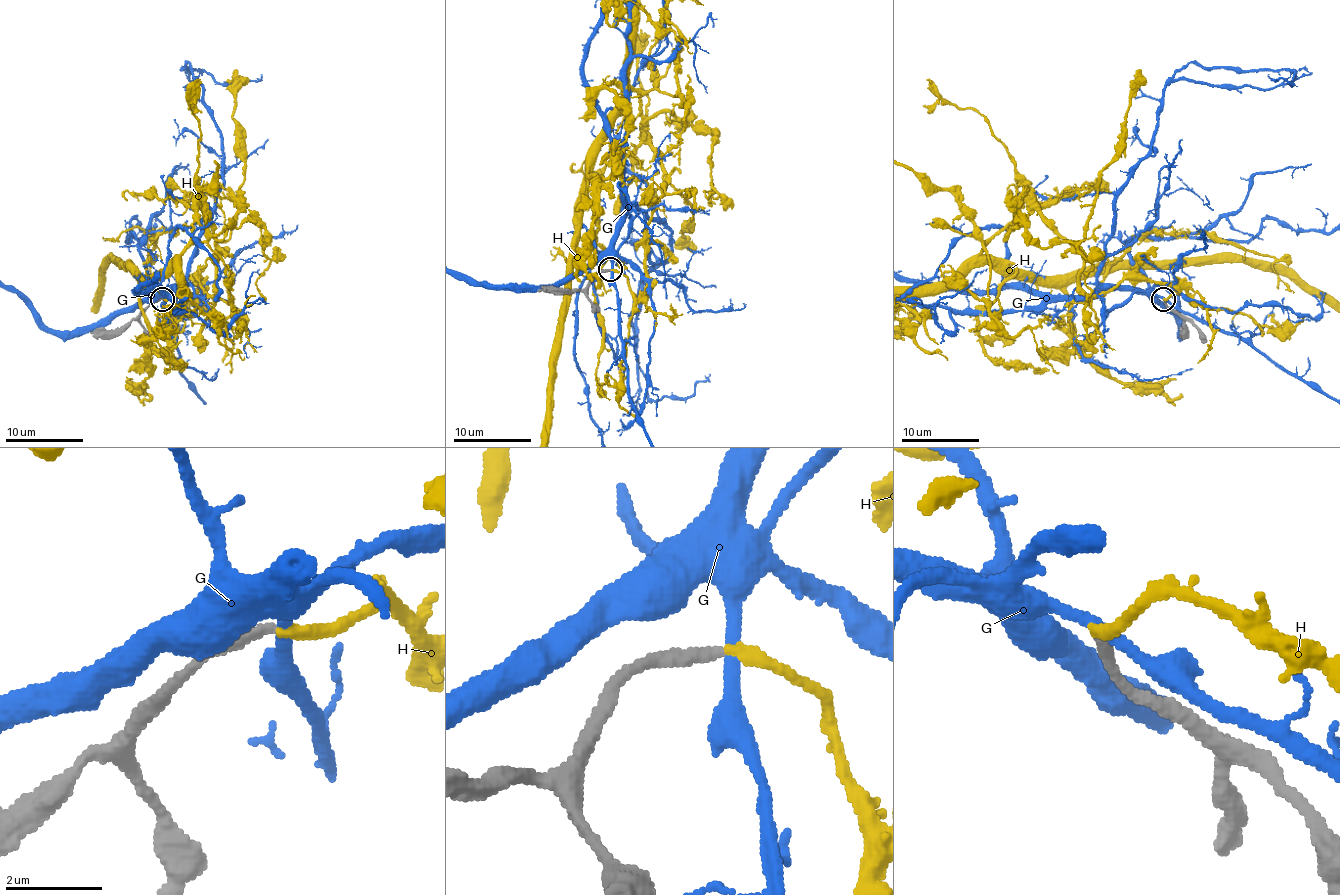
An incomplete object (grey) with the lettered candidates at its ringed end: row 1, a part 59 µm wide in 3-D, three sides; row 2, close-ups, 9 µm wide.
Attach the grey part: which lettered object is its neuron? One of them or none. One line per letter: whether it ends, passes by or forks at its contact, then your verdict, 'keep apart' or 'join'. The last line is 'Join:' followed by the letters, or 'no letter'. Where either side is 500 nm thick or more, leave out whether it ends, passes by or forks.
G: it passes by; keep apart
H: it ends there; join
Join: H

